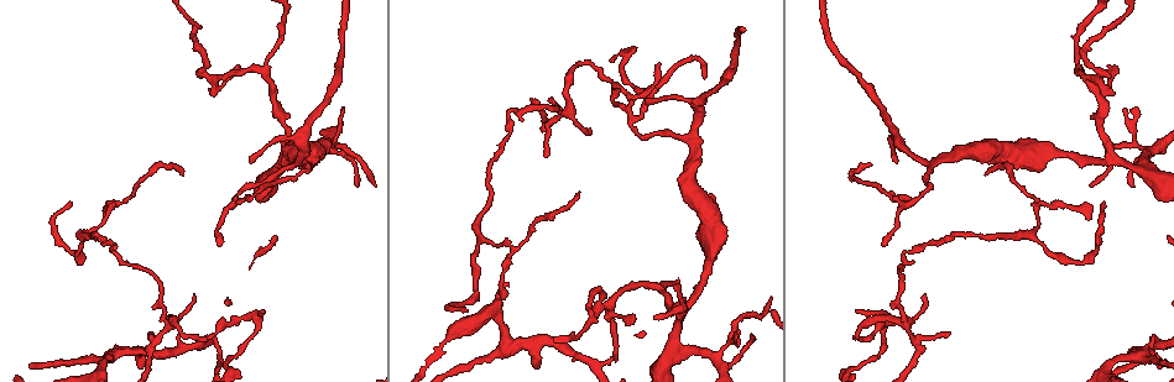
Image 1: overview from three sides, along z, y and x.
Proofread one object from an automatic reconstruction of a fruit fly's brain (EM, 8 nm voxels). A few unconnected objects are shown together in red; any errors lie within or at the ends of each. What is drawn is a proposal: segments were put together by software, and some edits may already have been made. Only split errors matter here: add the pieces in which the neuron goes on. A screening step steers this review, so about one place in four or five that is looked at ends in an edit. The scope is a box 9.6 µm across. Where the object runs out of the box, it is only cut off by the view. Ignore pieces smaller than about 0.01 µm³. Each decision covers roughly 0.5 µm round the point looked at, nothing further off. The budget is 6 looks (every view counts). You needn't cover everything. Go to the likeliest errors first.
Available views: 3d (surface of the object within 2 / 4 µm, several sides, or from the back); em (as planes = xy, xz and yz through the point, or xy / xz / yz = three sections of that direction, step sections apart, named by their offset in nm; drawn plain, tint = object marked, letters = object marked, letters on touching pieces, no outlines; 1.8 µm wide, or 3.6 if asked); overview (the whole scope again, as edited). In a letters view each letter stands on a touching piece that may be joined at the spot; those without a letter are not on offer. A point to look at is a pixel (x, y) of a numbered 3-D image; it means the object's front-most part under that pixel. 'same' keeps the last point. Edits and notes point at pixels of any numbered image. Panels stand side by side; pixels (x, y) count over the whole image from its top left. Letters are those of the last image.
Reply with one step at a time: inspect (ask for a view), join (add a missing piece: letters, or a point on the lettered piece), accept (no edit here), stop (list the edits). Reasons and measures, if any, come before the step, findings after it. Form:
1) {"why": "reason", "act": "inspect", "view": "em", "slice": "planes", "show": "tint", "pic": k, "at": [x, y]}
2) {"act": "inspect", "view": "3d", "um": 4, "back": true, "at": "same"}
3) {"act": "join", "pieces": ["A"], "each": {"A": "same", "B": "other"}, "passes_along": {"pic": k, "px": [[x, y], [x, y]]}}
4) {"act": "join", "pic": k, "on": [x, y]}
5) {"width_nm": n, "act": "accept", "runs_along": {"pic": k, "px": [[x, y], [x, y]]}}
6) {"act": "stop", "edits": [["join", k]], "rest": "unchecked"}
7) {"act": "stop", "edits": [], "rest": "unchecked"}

{"act": "inspect", "view": "3d", "um": 4, "back": true, "pic": 1, "at": [696, 104]}

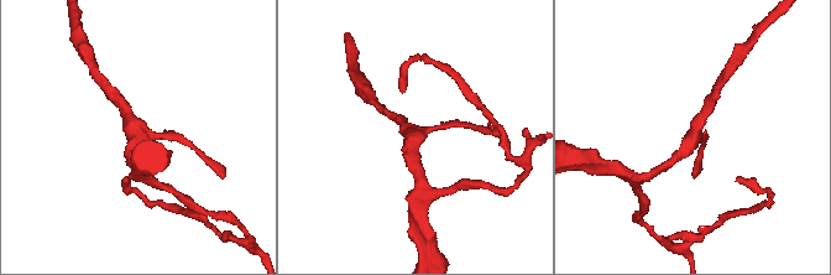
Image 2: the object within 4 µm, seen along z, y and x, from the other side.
{"why": "now the EM", "act": "inspect", "view": "em", "slice": "planes", "show": "letters", "pic": 2, "at": [415, 138]}

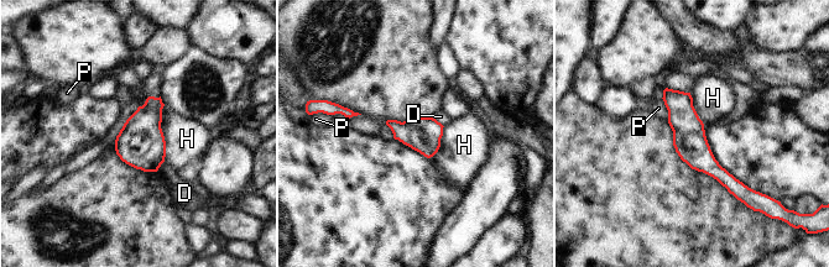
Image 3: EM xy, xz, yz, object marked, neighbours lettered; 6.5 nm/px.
{"act": "accept", "each": {"D": "other", "H": "other", "P": "other"}, "runs_along": {"pic": 3, "px": [[667, 92], [691, 145], [740, 194]]}, "found": "no lettered piece goes on from it"}

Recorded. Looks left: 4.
{"why": "three-way junction", "act": "inspect", "view": "3d", "um": 4, "pic": 1, "at": [511, 245]}

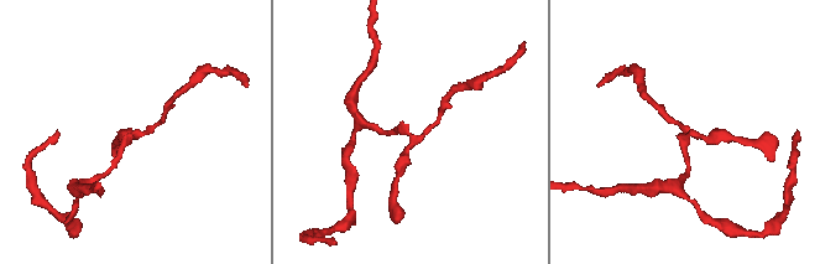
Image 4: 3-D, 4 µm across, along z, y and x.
{"arms": 3, "act": "inspect", "view": "em", "um": 3.6, "slice": "planes", "show": "tint", "pic": 4, "at": [411, 133]}

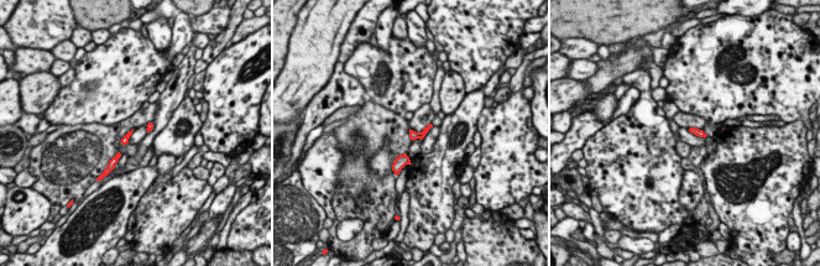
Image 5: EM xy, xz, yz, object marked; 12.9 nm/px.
{"act": "inspect", "view": "em", "um": 3.6, "slice": "planes", "show": "letters", "at": "same"}

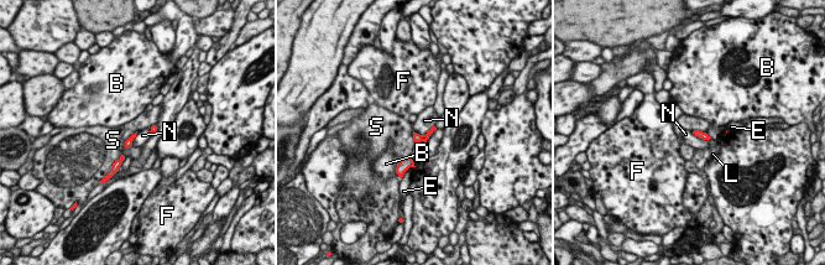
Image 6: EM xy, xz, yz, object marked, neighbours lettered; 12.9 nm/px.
{"act": "accept", "each": {"B": "other", "E": "other", "F": "other", "L": "other", "N": "other", "S": "other"}, "border": {"pic": 6, "px": [[136, 130], [125, 141], [125, 147]]}, "found": "no lettered piece goes on from it"}

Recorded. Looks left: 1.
{"act": "stop", "edits": [], "rest": "unchecked"}

